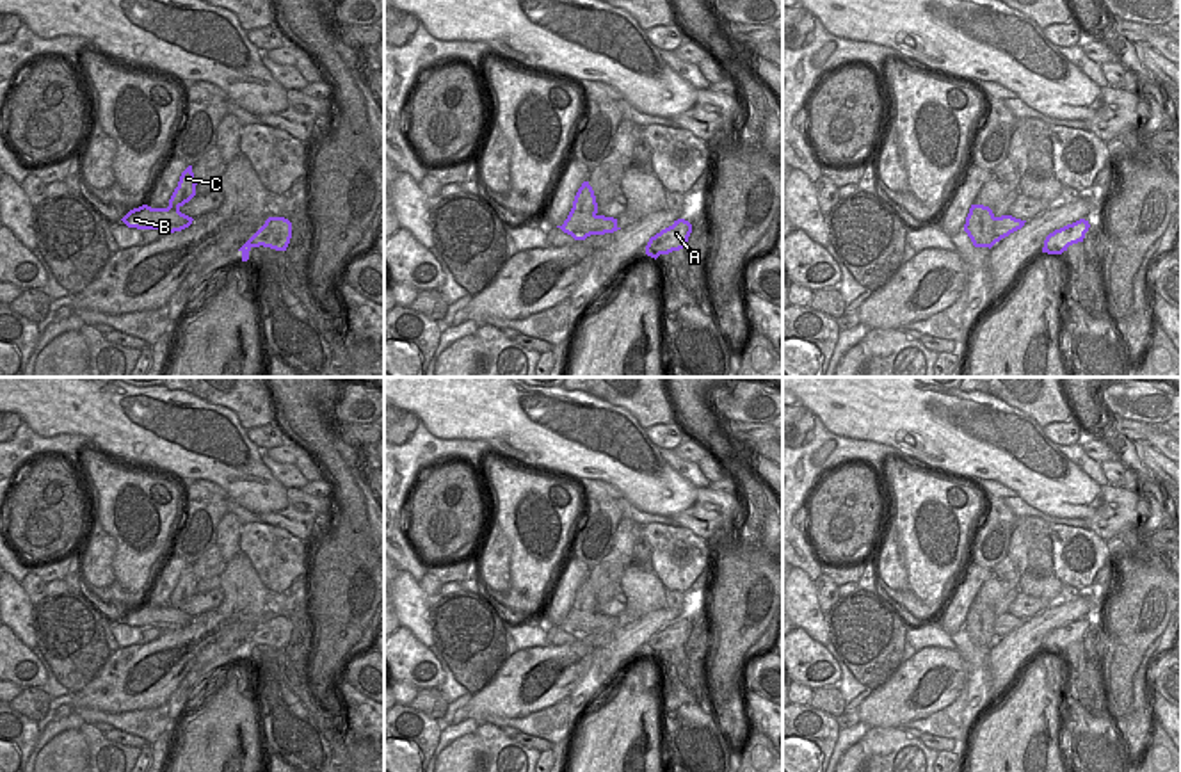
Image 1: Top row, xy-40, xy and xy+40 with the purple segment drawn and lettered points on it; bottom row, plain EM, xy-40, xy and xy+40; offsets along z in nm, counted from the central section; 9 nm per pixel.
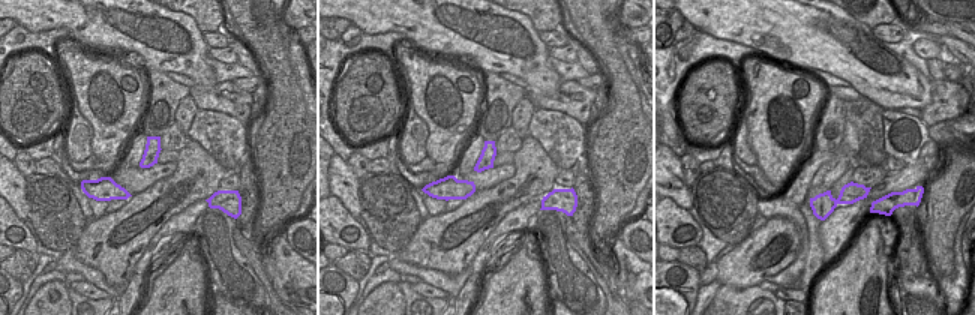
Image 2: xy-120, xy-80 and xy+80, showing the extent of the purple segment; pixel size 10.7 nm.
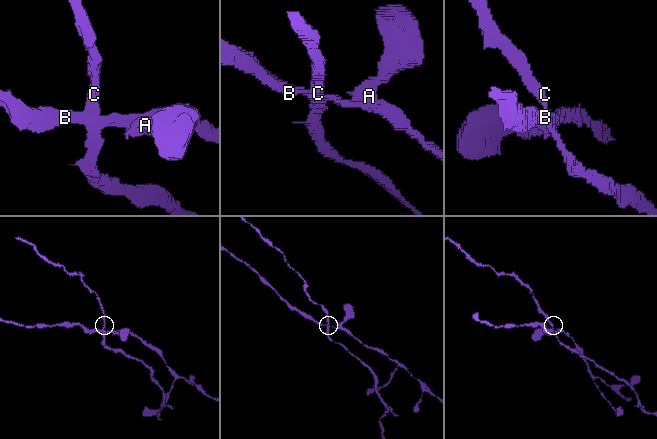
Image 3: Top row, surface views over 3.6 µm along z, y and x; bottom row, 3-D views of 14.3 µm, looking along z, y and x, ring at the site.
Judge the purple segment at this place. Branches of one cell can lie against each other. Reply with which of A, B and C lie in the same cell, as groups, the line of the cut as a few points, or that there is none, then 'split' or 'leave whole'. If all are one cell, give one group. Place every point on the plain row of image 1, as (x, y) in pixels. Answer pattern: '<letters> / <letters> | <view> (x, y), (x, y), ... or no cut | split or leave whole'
A B / C | xy (571, 607), (582, 612), (594, 612) | split

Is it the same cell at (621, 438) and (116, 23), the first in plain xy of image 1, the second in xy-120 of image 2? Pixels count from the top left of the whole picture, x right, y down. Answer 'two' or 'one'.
one

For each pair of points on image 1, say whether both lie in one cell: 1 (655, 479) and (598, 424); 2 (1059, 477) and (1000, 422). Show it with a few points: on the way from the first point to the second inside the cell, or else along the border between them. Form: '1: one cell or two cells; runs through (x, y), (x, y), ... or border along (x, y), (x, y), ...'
1: one cell; runs through (641, 466), (612, 438)
2: one cell; runs through (1044, 466), (1014, 436)

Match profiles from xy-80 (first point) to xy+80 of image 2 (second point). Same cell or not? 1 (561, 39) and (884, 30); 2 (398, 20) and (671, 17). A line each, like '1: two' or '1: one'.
1: one
2: two

